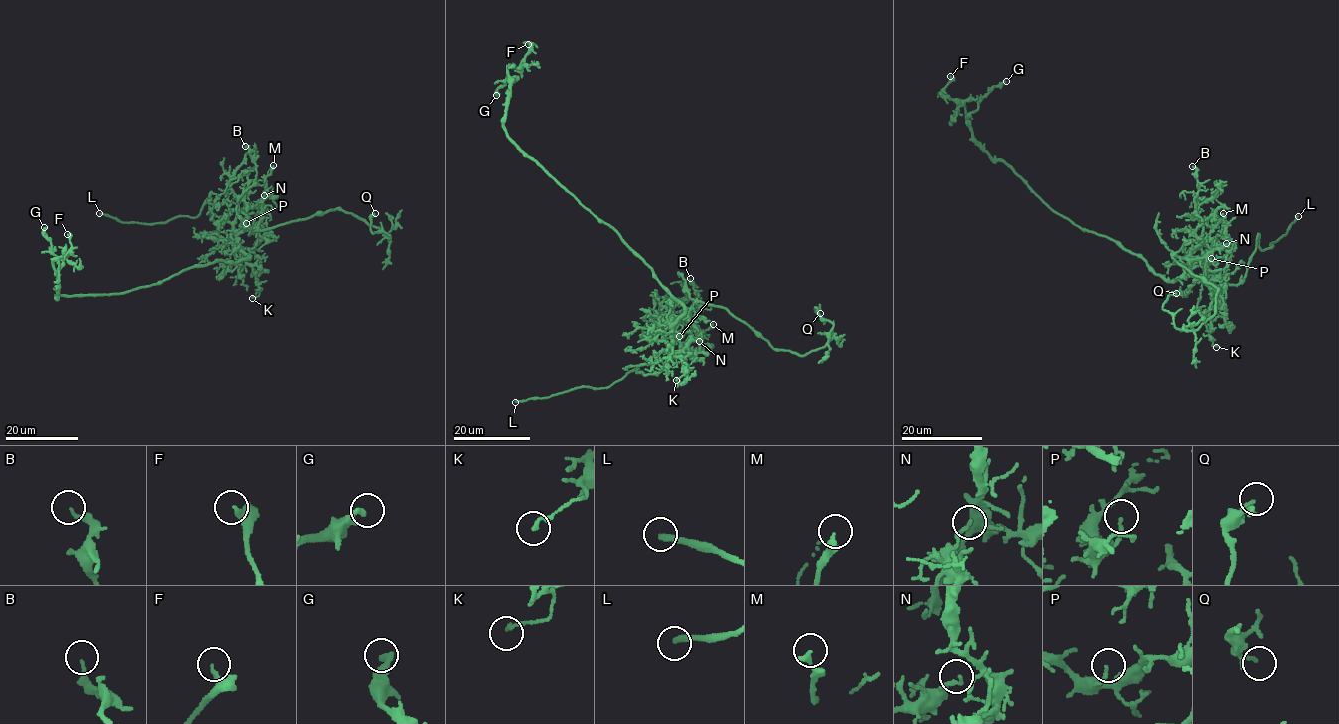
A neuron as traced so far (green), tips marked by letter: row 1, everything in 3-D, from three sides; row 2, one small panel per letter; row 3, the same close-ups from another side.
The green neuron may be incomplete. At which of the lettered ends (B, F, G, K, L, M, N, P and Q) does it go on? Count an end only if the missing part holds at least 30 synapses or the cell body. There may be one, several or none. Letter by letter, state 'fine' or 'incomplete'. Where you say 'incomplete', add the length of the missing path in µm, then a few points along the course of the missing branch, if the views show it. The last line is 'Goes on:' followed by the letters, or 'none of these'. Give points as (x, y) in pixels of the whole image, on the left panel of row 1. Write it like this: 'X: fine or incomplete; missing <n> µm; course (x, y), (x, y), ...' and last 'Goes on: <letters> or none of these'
B: fine
F: fine
G: fine
K: fine
L: incomplete; missing 35 µm; course (99, 213), (93, 216), (110, 216), (134, 204), (152, 202), (161, 204), (167, 213), (174, 213), (176, 218)
M: fine
N: fine
P: fine
Q: fine
Goes on: L

